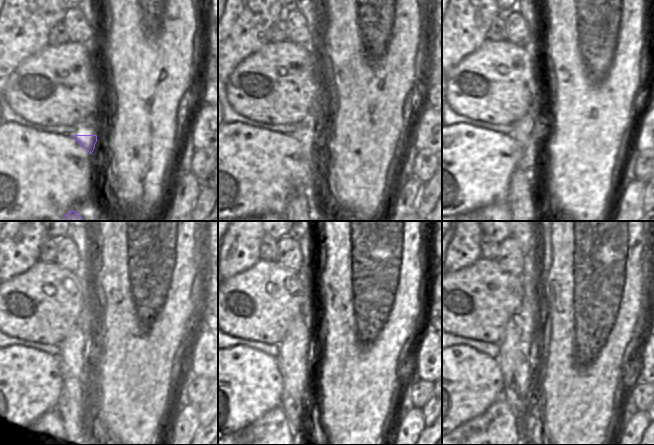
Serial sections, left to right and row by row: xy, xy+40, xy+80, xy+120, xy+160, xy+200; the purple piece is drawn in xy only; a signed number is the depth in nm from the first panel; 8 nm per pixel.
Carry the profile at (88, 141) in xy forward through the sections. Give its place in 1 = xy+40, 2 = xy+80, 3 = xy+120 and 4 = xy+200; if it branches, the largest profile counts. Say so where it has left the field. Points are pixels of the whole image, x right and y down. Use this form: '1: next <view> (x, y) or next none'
1: next xy+40 (308, 142)
2: next xy+80 (521, 199)
3: next xy+120 (73, 361)
4: next xy+200 (516, 347)

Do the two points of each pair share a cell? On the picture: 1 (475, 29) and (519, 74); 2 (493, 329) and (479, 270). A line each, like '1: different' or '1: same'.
1: different
2: same

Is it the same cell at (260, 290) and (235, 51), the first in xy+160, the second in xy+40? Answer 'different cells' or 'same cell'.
different cells

